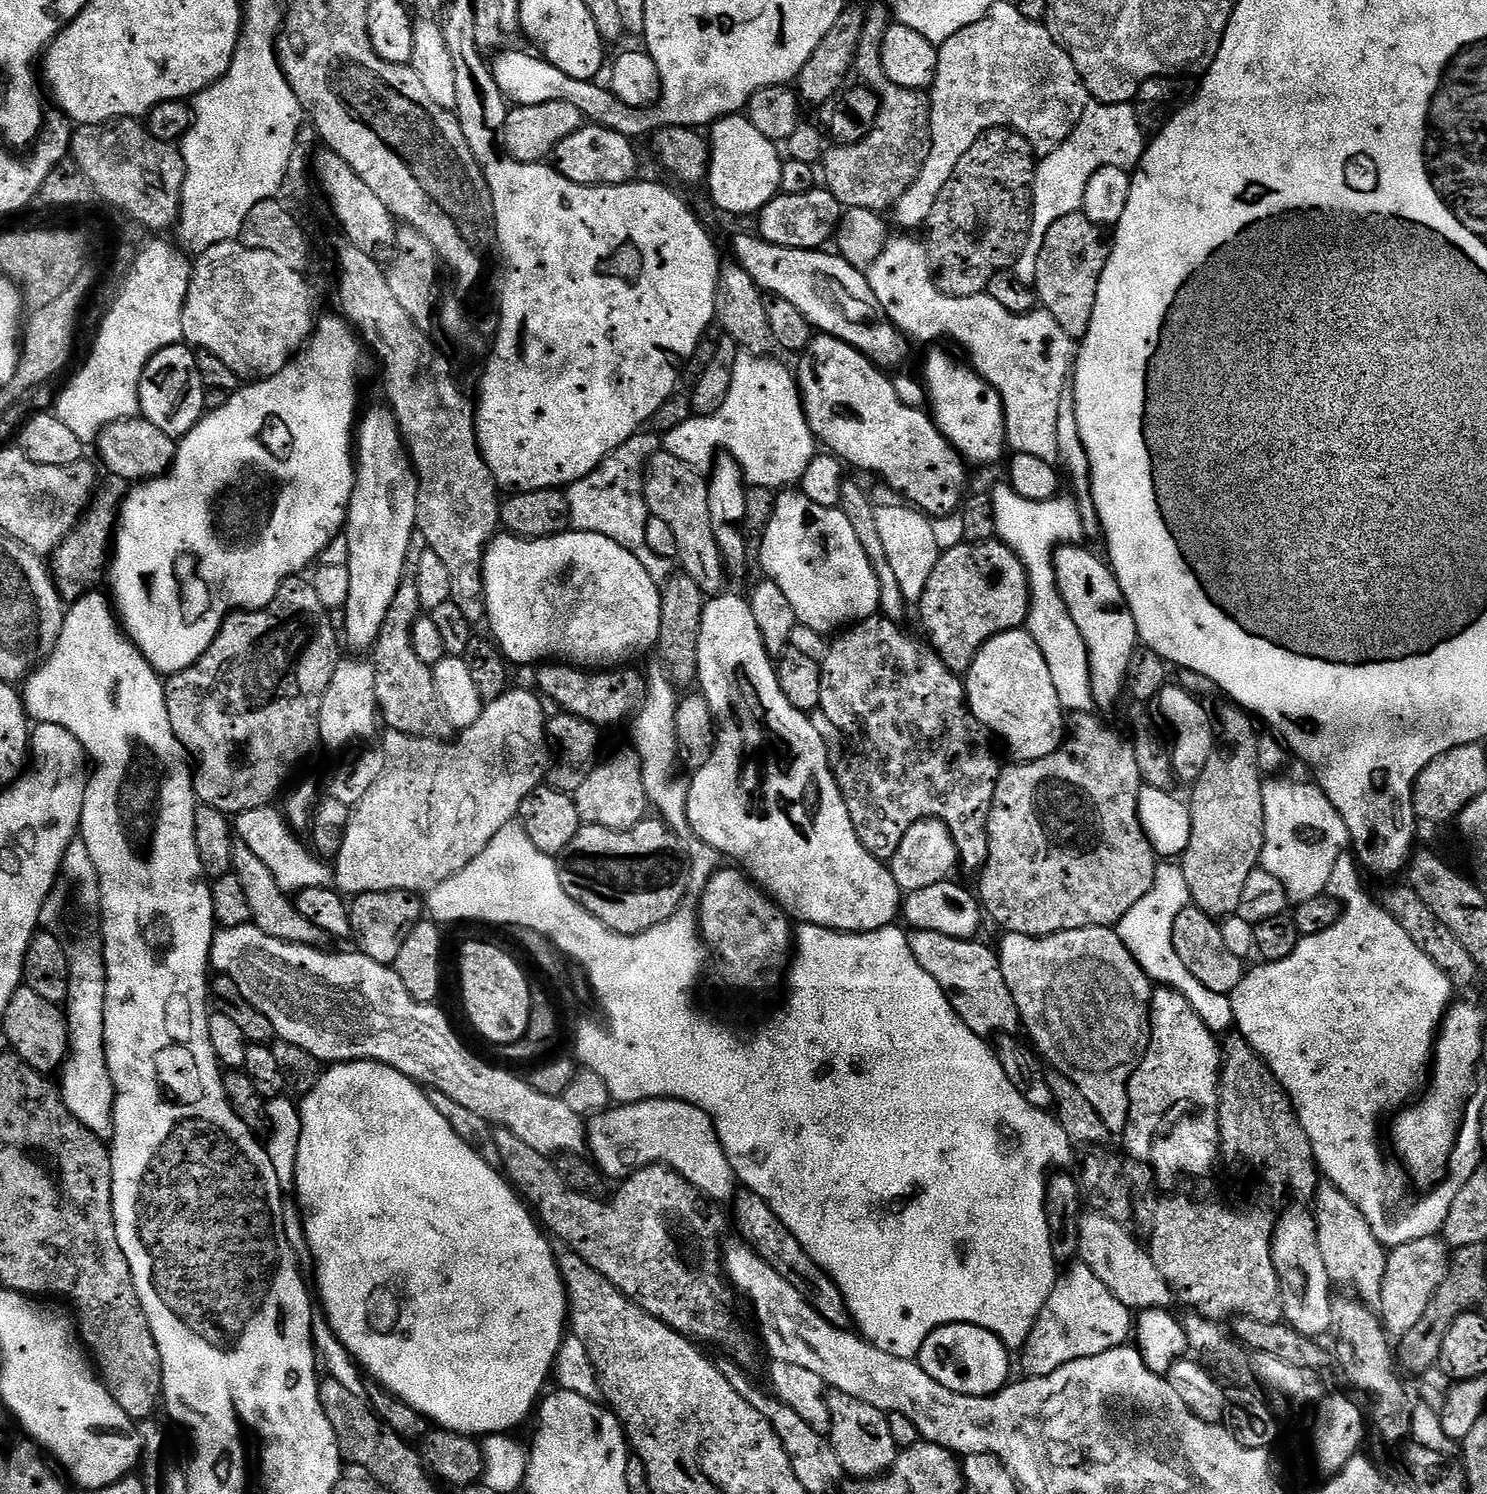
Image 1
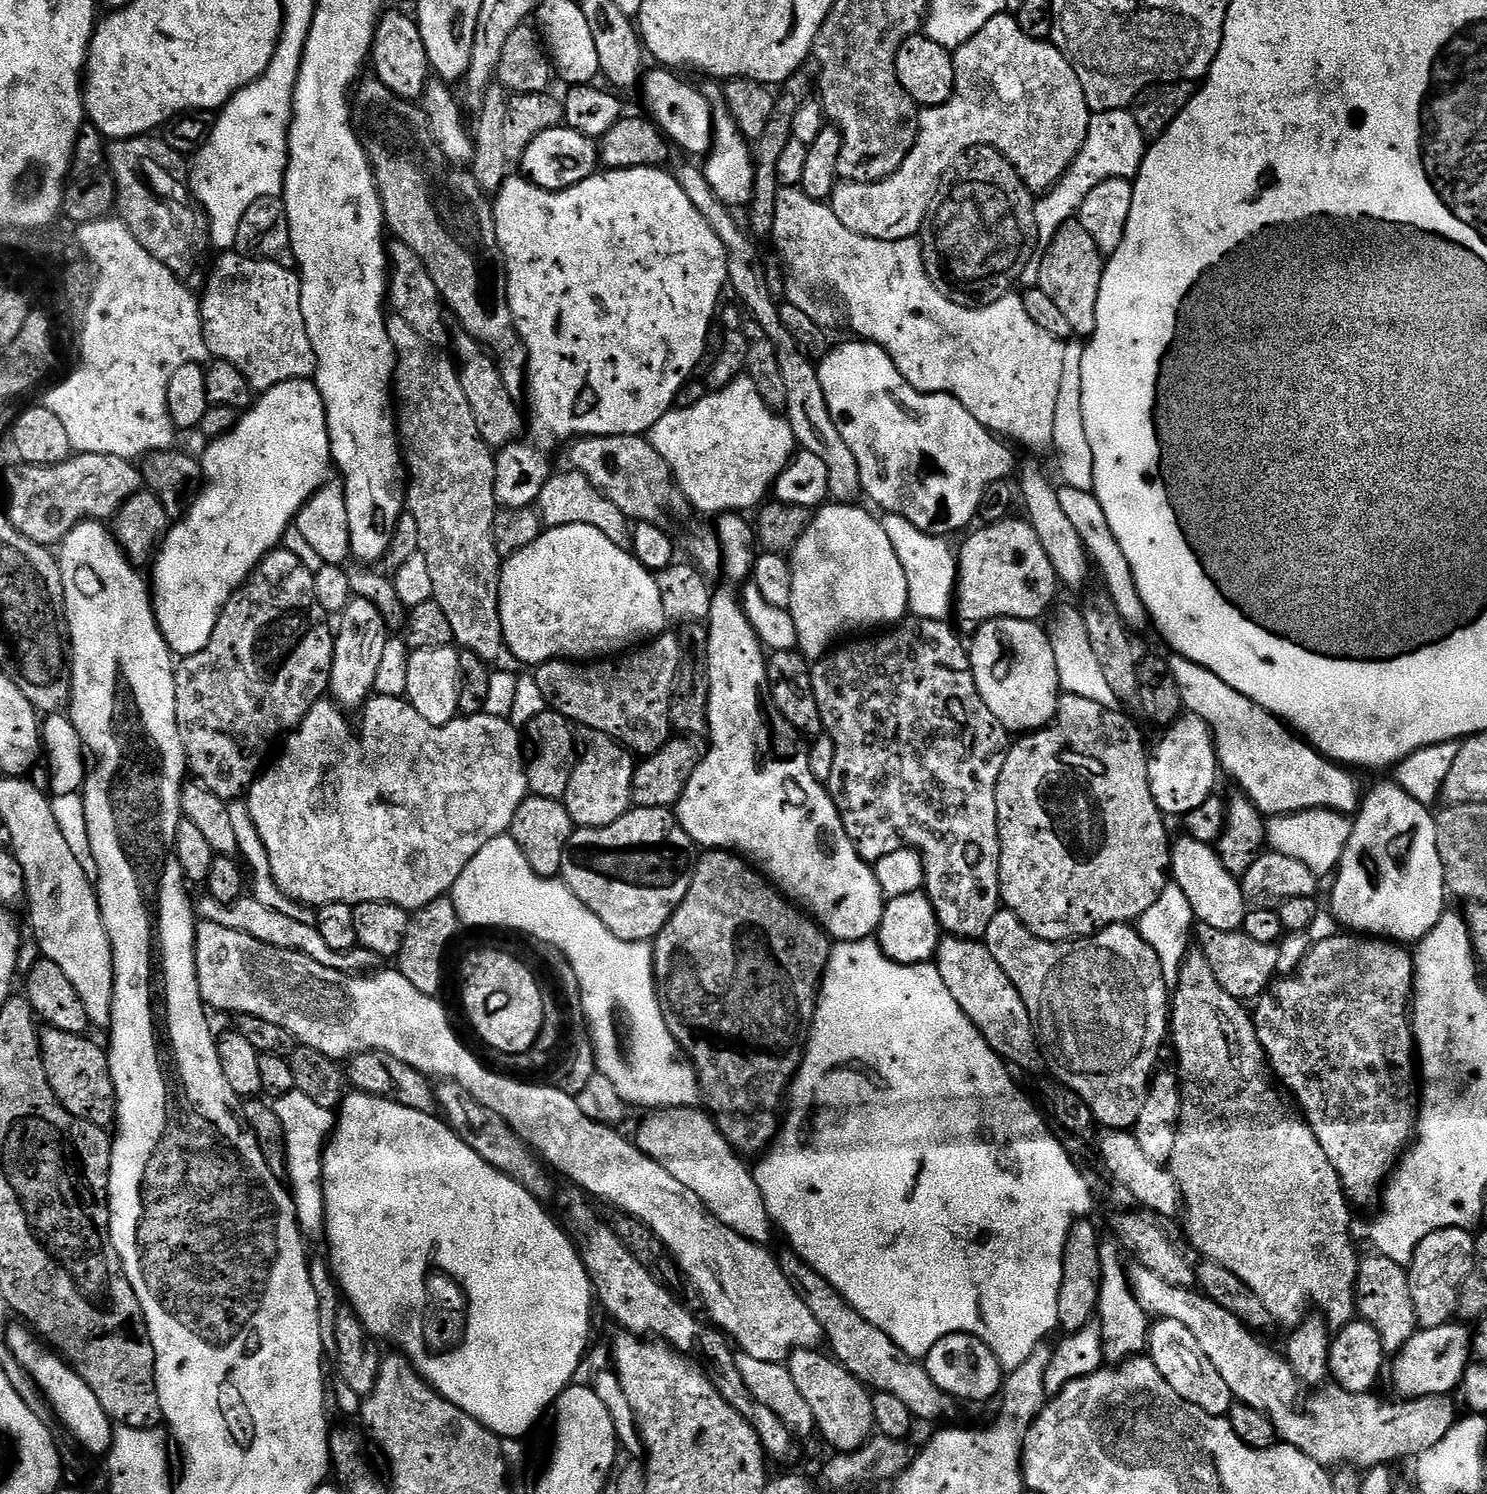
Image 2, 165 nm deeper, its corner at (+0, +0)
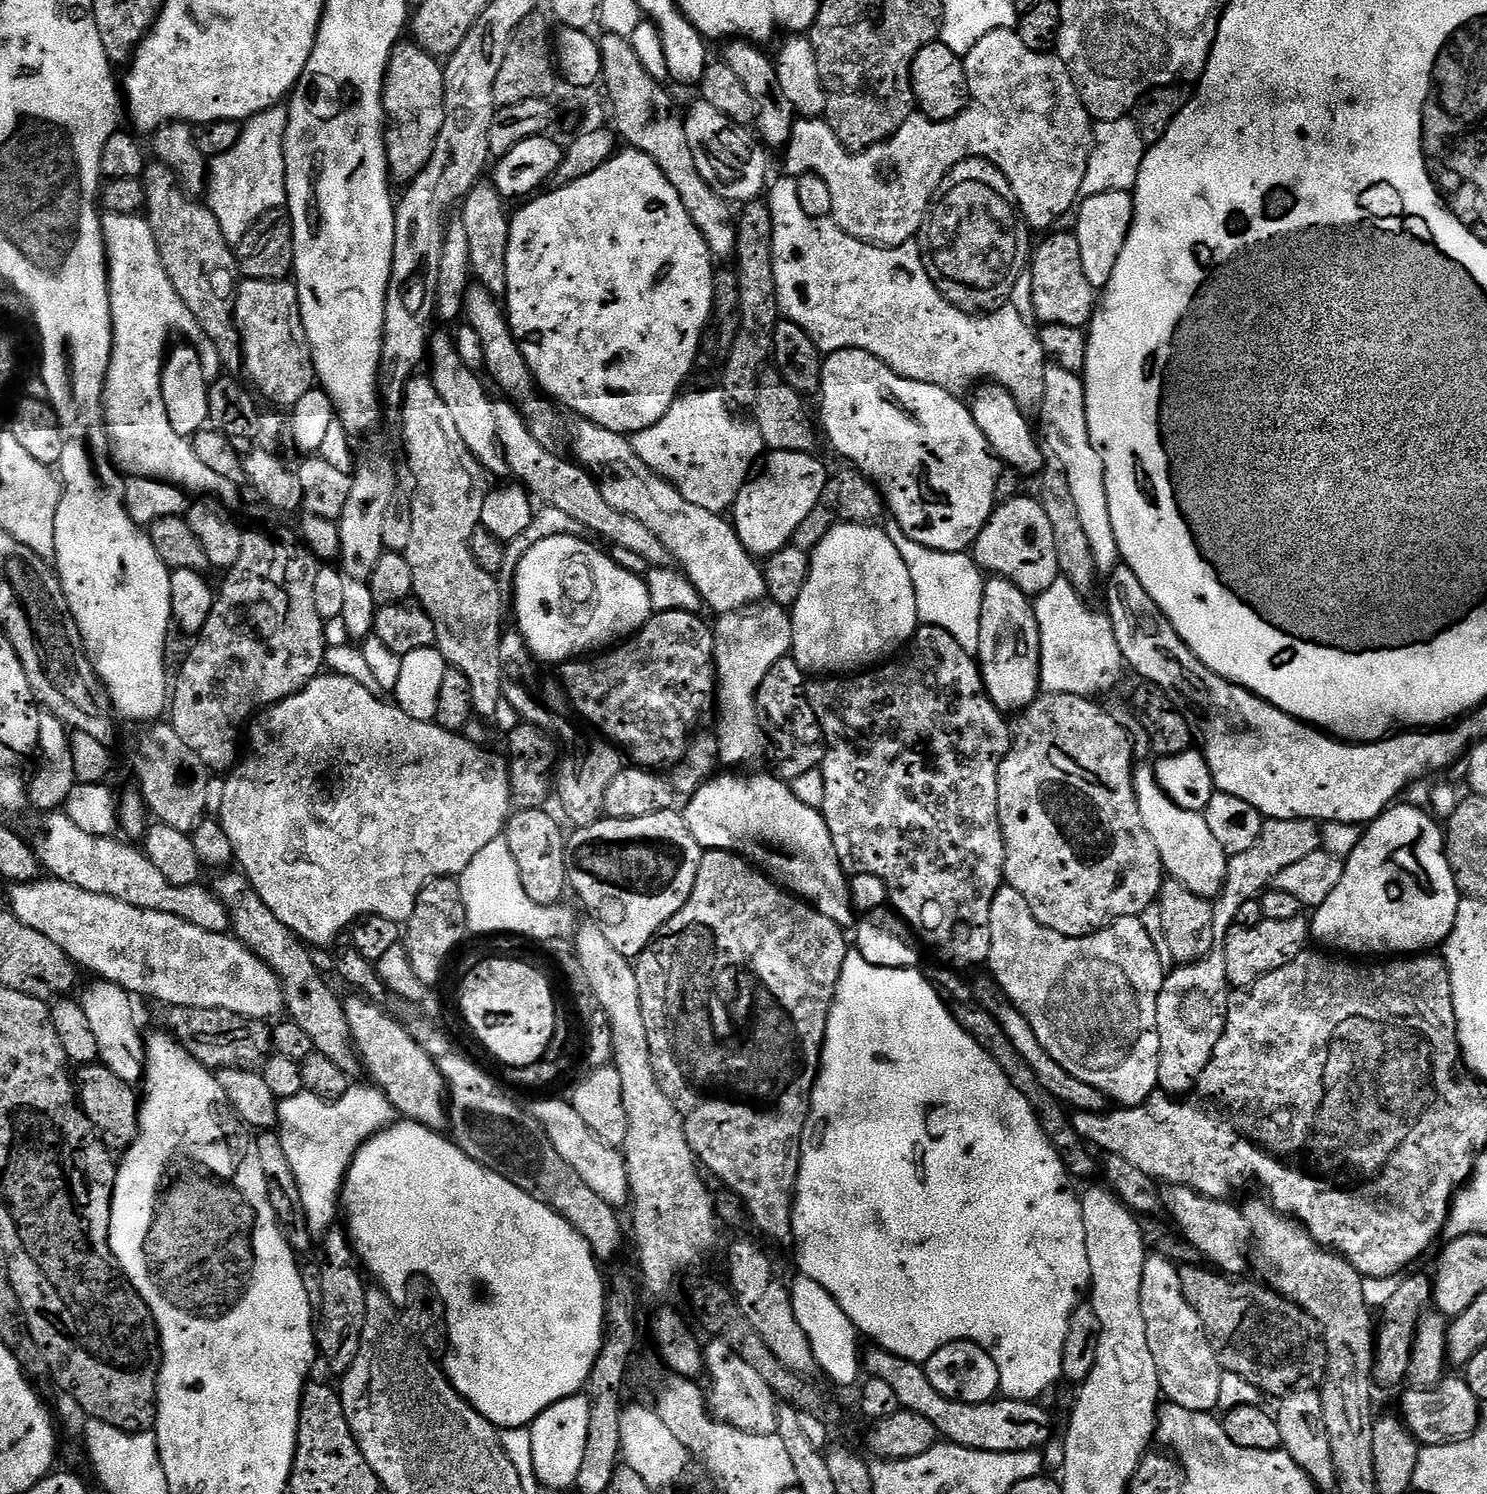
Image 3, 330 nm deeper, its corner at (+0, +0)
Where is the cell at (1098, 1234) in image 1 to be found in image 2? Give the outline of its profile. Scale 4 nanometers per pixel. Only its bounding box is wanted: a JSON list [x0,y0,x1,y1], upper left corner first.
[1128,1263,1457,1470]

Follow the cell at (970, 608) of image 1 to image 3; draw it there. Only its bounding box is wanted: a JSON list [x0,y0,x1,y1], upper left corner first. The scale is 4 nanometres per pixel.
[974,494,1061,598]

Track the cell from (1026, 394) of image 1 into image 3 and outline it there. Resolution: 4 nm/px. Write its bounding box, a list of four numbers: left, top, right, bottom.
[766,174,1046,410]

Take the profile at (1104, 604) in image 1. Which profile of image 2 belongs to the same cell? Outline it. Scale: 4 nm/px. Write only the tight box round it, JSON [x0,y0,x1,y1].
[1018,464,1090,588]

